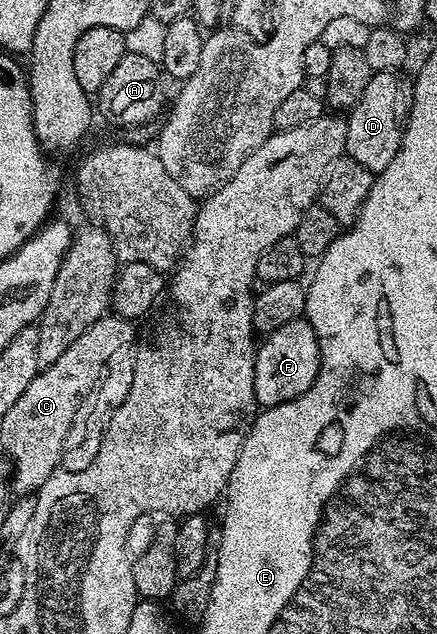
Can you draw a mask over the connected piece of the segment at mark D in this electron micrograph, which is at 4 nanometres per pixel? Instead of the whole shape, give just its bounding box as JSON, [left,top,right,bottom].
[345,71,407,175]

